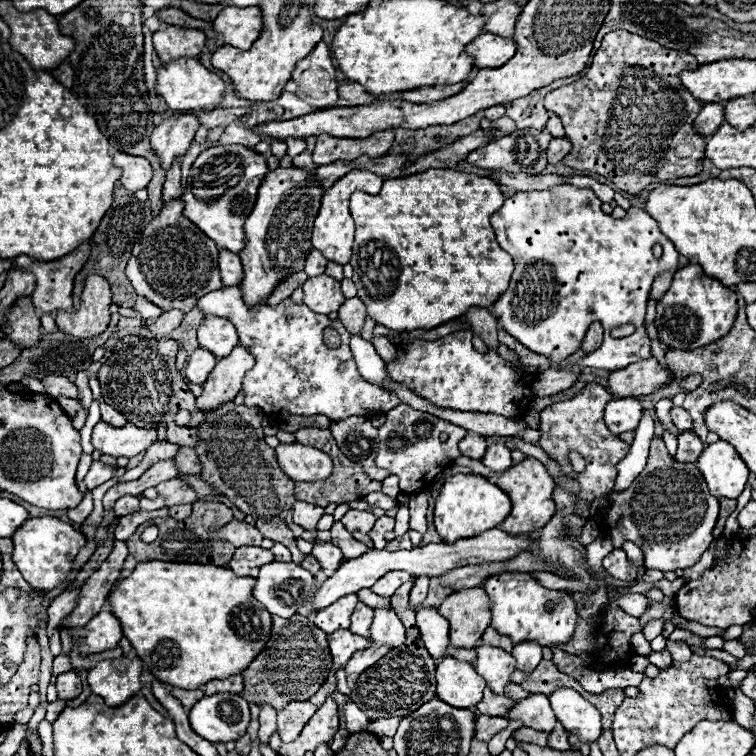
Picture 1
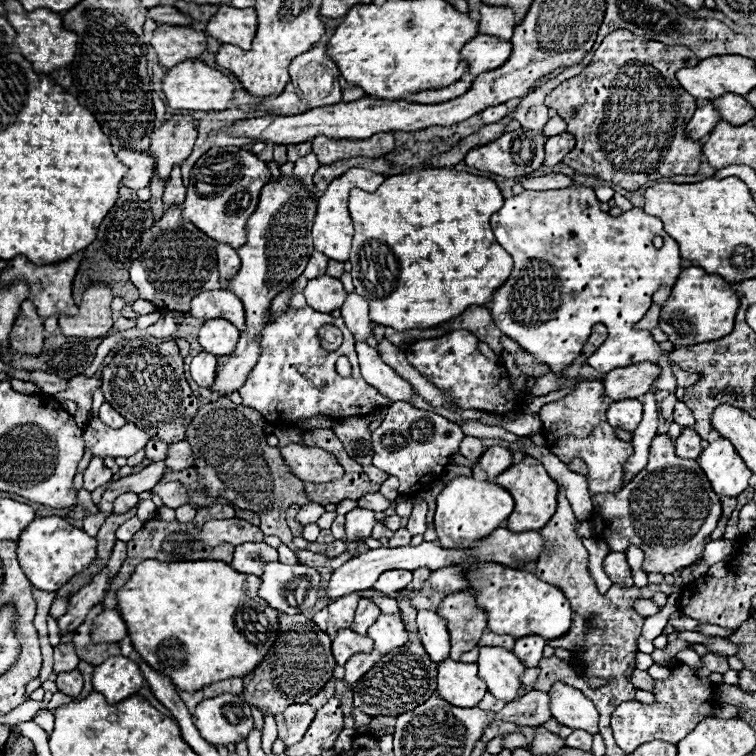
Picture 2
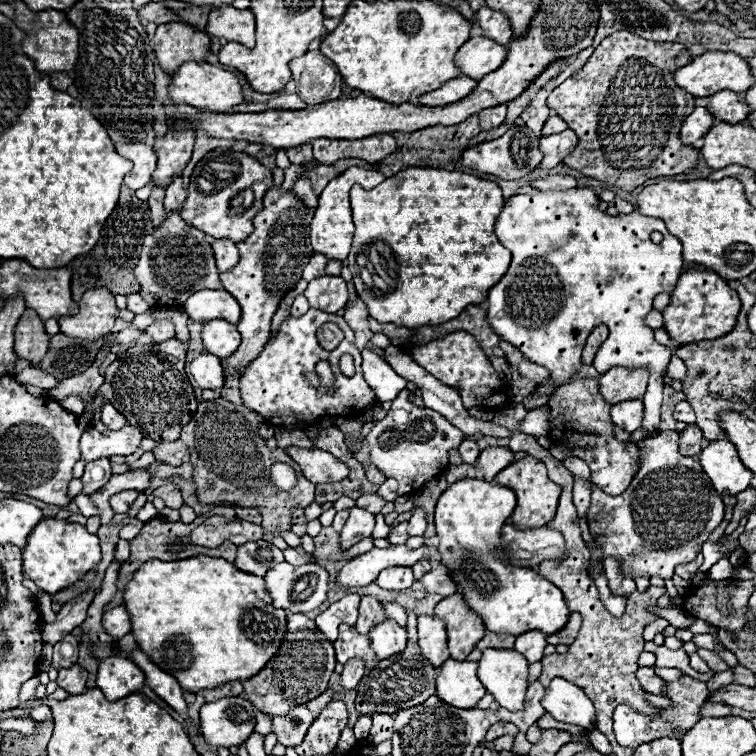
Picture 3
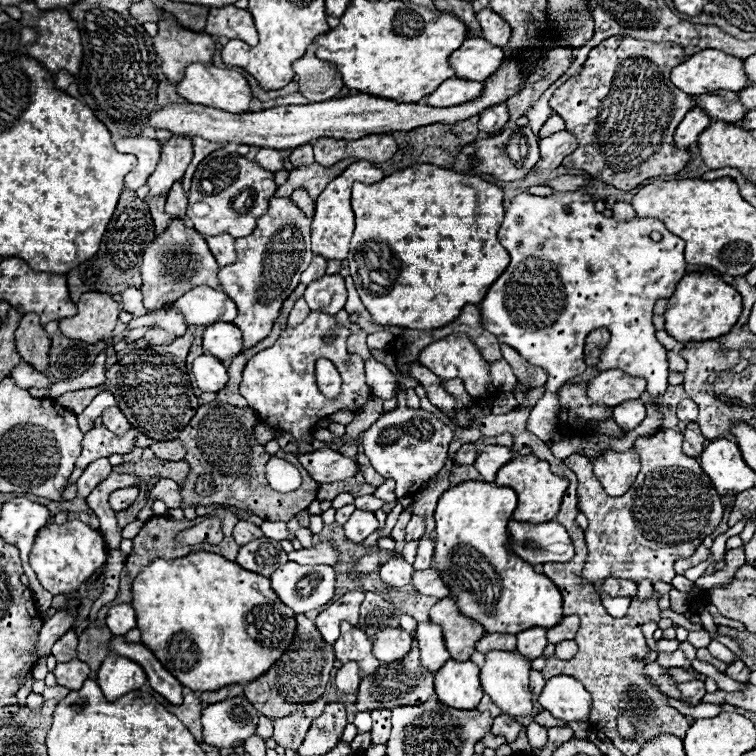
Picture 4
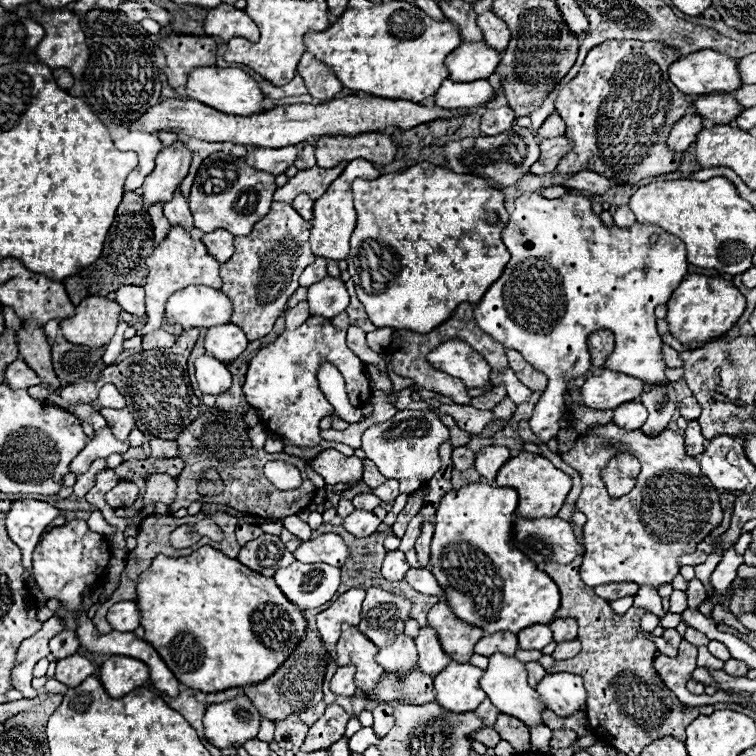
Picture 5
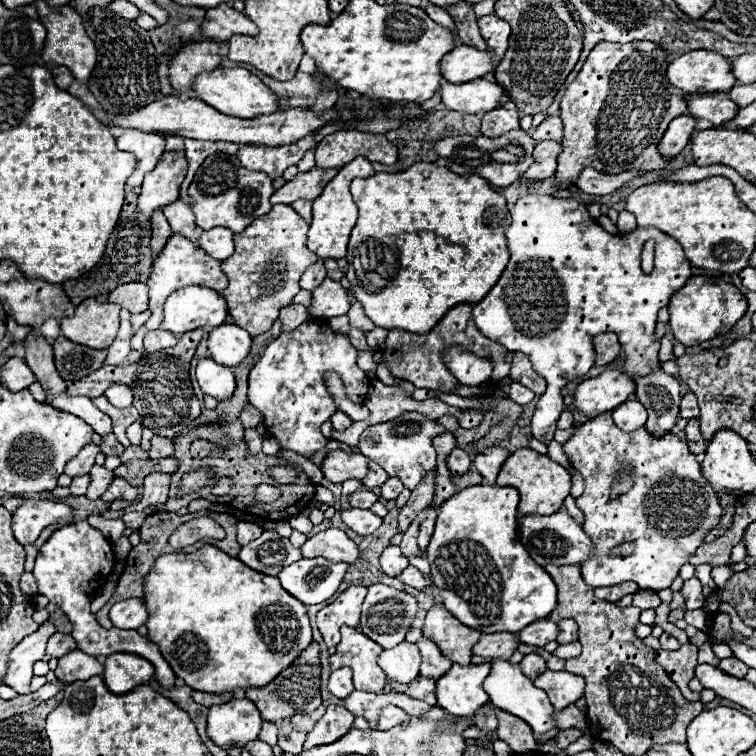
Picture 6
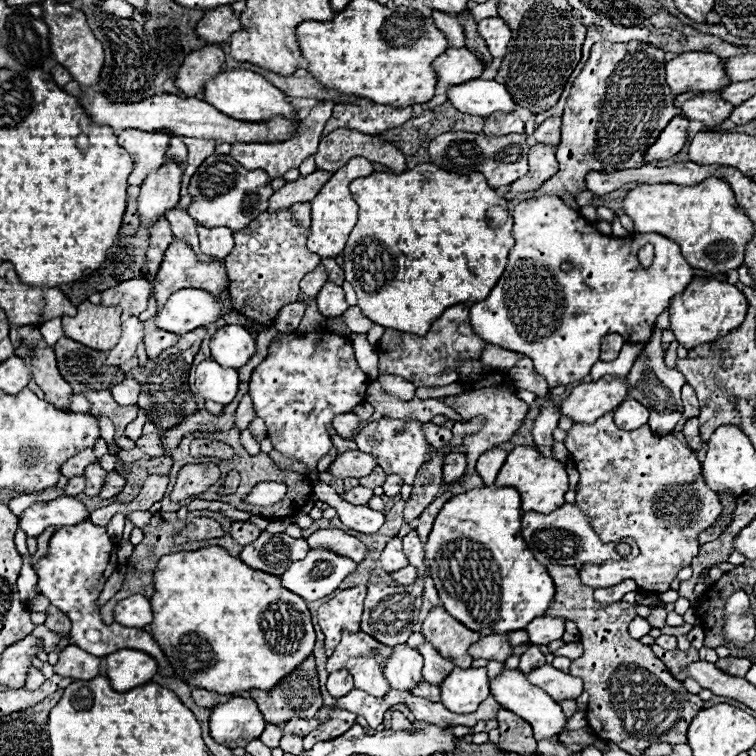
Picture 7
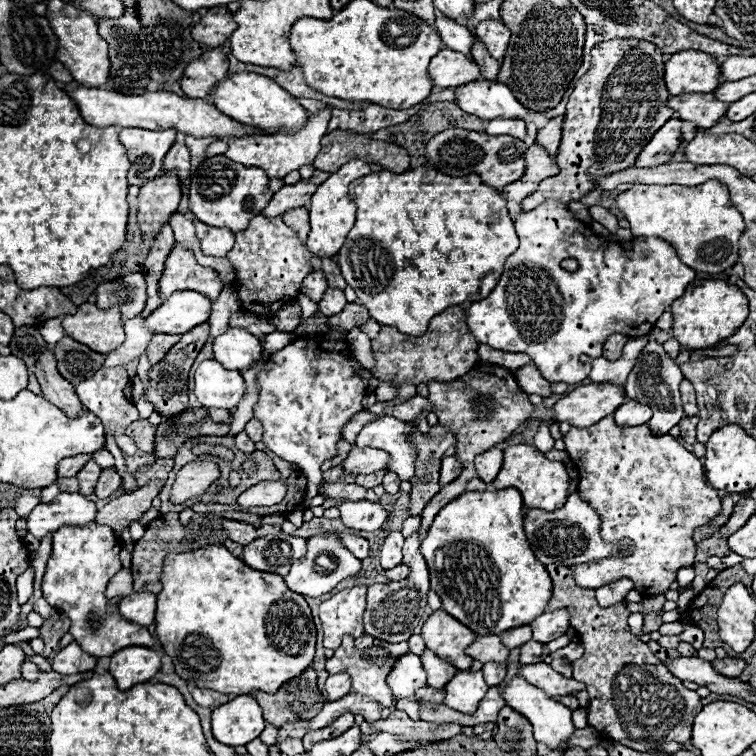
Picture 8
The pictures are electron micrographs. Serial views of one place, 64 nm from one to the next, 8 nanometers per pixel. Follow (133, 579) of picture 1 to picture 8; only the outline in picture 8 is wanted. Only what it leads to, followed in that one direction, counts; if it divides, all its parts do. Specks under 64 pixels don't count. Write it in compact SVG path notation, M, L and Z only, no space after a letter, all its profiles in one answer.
M204 546L200 550L194 552L182 552L182 554L168 554L162 566L162 574L160 574L160 582L162 582L162 592L156 596L156 636L164 648L164 652L172 658L174 666L176 666L176 674L184 680L194 682L196 686L208 686L208 690L220 690L220 694L248 694L252 690L264 690L274 694L284 682L288 682L288 678L294 678L296 674L300 674L314 658L314 644L316 644L316 628L312 622L312 612L304 600L304 596L288 590L288 586L284 586L282 576L278 574L268 574L268 572L260 572L260 570L252 570L250 566L246 566L240 558L234 558L224 546Z

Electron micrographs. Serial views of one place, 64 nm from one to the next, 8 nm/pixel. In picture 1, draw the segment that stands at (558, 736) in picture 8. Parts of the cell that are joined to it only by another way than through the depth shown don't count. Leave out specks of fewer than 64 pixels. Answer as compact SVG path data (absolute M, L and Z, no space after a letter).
M478 644L476 648L476 672L488 682L494 694L504 694L504 686L510 684L510 674L516 670L514 658L498 646Z

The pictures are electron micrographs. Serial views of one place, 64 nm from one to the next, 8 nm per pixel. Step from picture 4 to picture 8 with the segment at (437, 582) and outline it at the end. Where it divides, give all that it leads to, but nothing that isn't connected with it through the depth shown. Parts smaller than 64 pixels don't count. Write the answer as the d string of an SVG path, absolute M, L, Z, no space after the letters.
M400 564L400 566L392 568L392 570L386 570L386 576L388 576L388 580L392 580L392 582L400 582L400 580L404 580L404 578L410 576L410 568L408 568L406 564Z

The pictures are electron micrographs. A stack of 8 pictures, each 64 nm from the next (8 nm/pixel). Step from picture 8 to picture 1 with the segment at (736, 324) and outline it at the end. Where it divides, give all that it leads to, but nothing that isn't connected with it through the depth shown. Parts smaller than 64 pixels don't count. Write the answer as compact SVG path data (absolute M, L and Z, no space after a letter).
M688 264L676 270L670 290L656 302L654 326L658 330L660 342L668 344L670 348L696 350L728 334L736 318L736 310L736 294L728 286L706 276L698 264Z

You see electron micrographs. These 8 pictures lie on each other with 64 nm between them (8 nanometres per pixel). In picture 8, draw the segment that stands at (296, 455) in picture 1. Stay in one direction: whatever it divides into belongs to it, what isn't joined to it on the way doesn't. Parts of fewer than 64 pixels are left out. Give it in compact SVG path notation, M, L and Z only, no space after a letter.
M354 448L342 460L342 470L346 474L372 474L384 470L384 462L388 462L388 454L376 448Z

